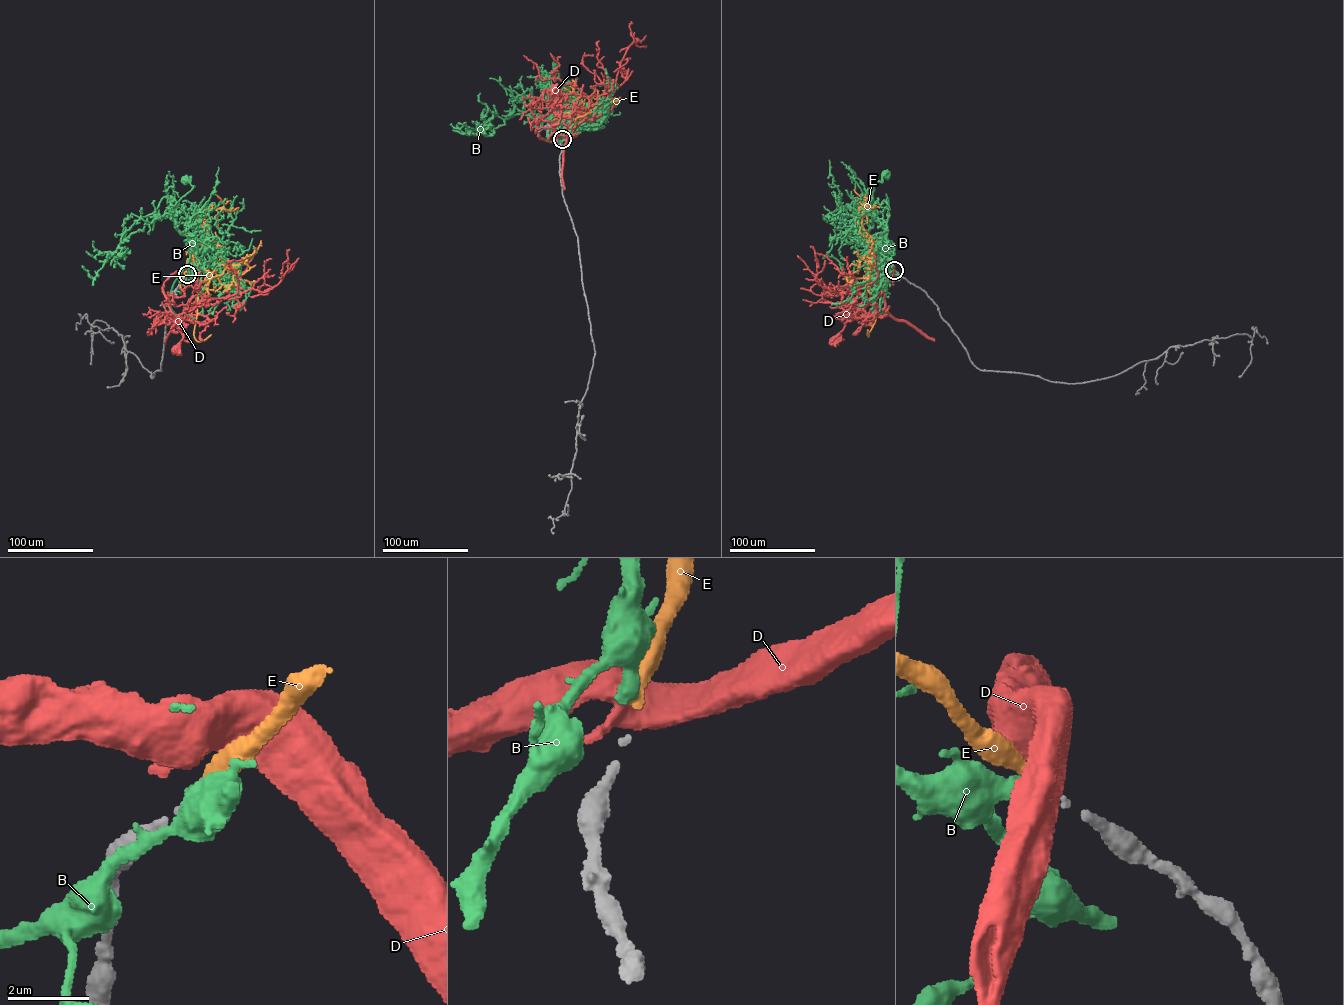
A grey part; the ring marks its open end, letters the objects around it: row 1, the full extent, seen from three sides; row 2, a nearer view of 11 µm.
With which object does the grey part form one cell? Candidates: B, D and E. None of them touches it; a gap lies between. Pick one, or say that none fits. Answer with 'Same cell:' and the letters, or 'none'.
Same cell: E

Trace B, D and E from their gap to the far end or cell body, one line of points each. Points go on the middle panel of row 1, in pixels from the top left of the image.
B: (562, 139), (562, 122), (546, 130), (531, 116), (543, 115), (545, 119), (538, 125)
D: (561, 139), (540, 139), (537, 131), (540, 120), (560, 96), (554, 90)
E: (562, 139), (563, 128), (555, 121), (559, 116), (591, 107), (592, 97), (576, 96), (572, 80)

